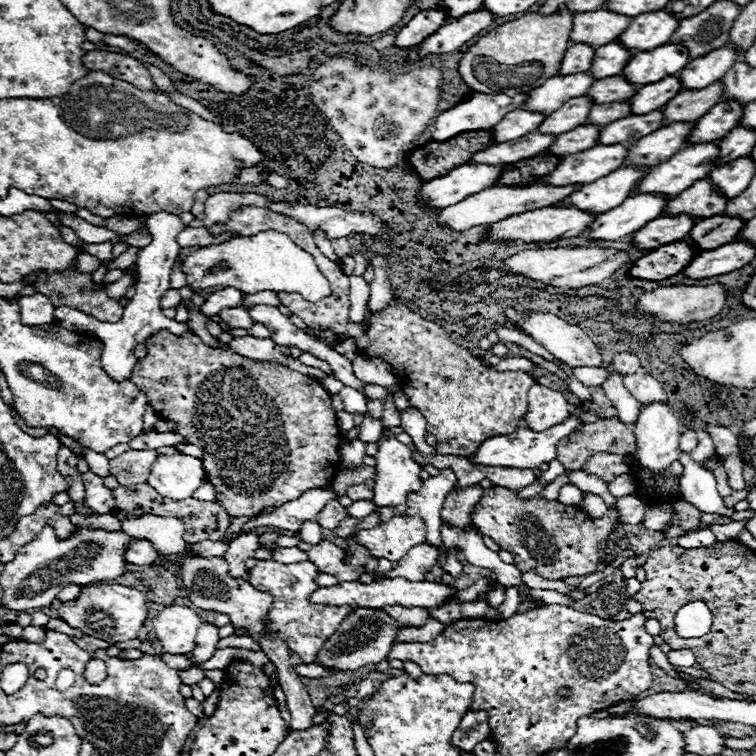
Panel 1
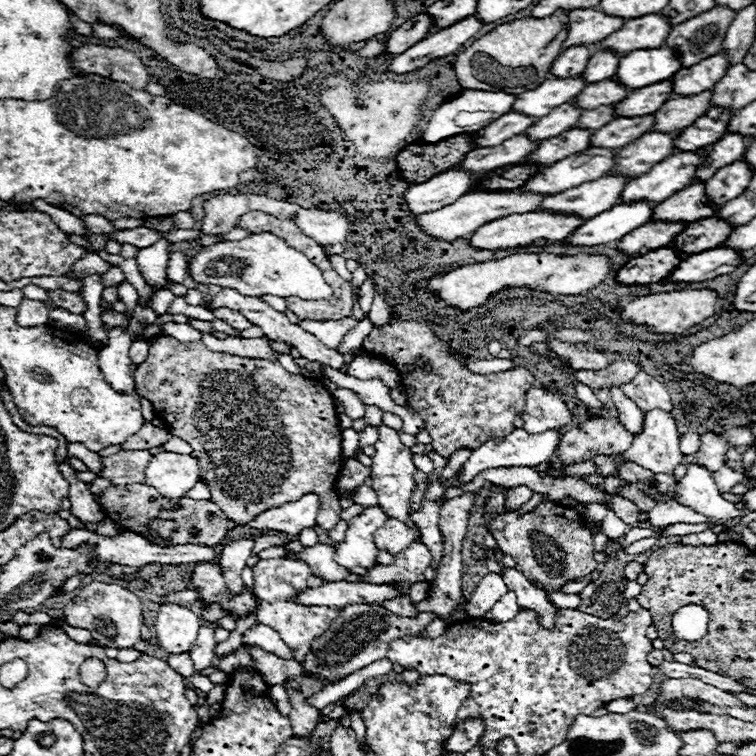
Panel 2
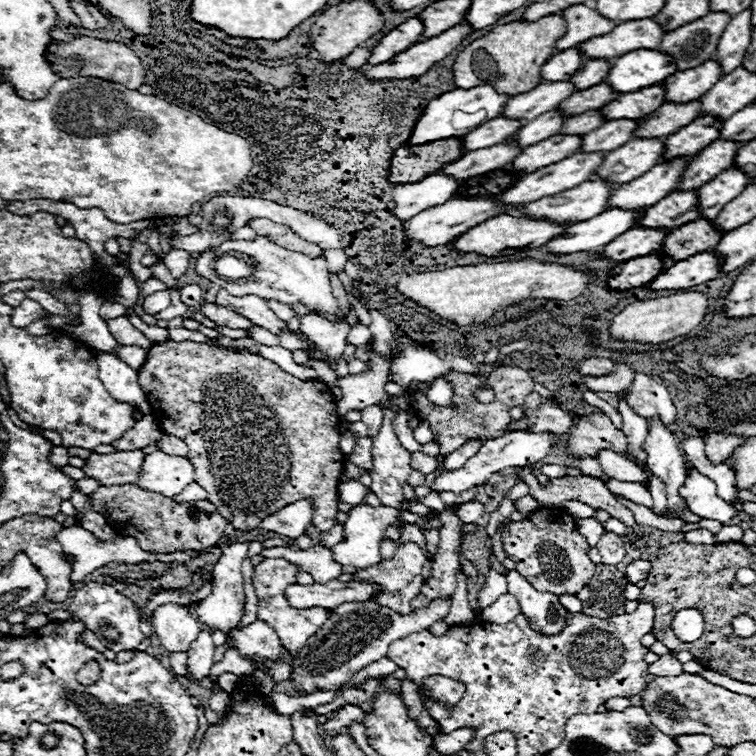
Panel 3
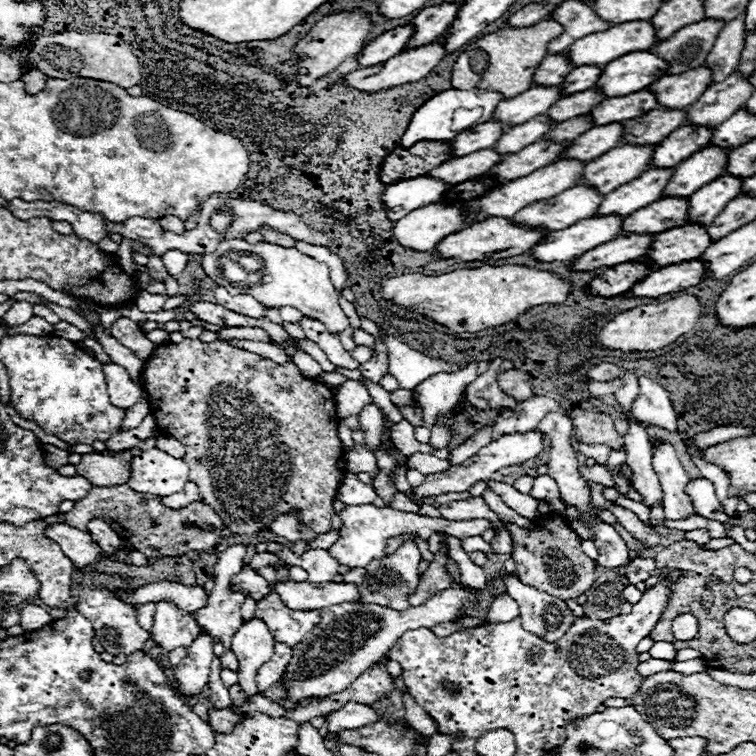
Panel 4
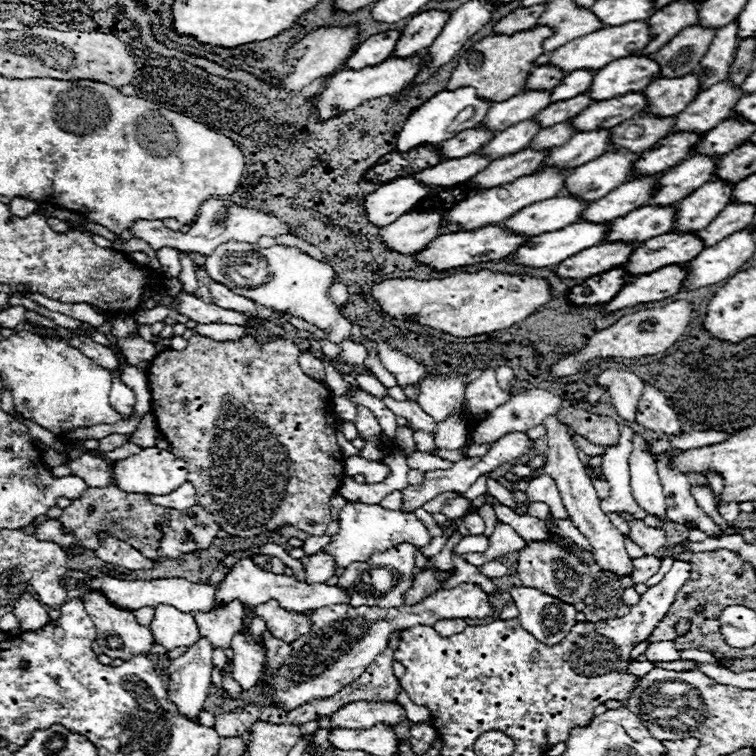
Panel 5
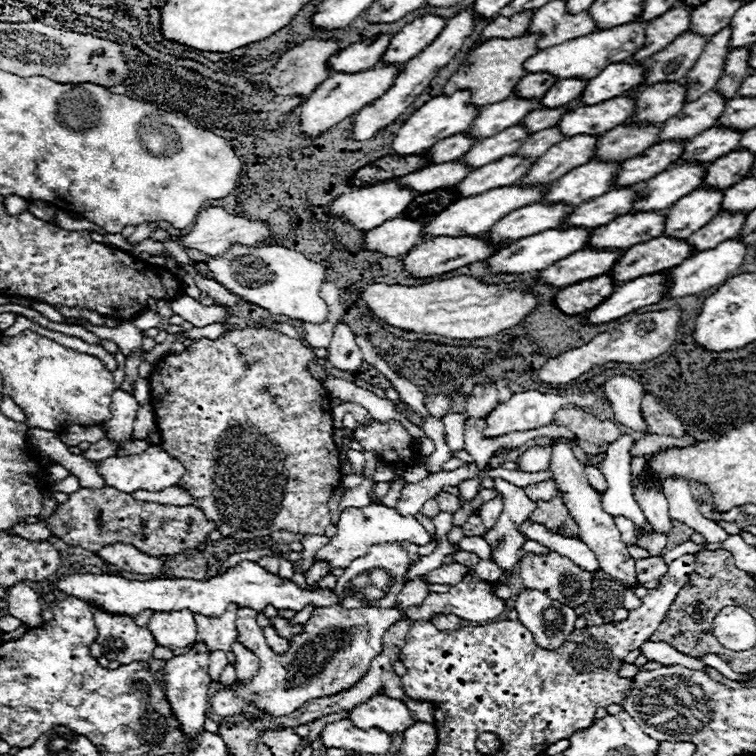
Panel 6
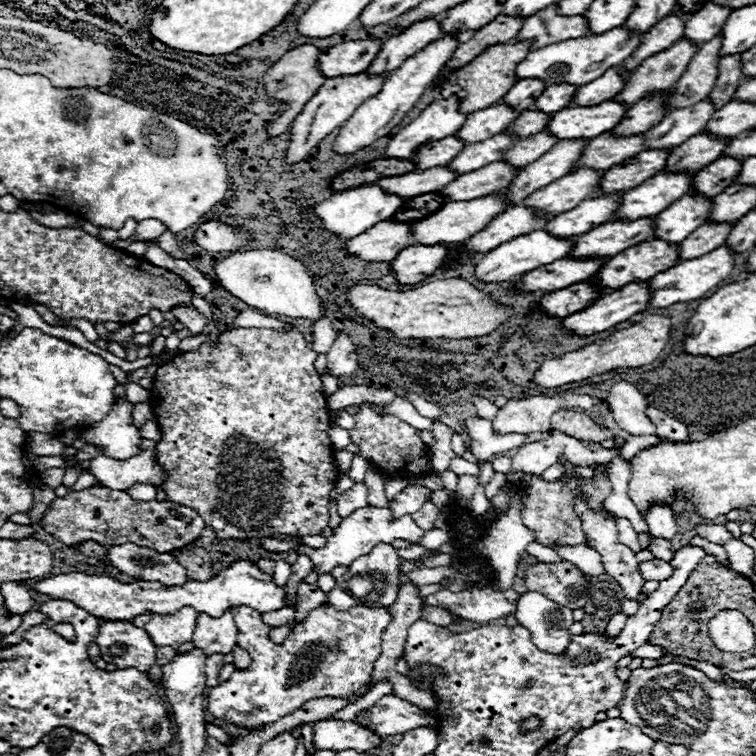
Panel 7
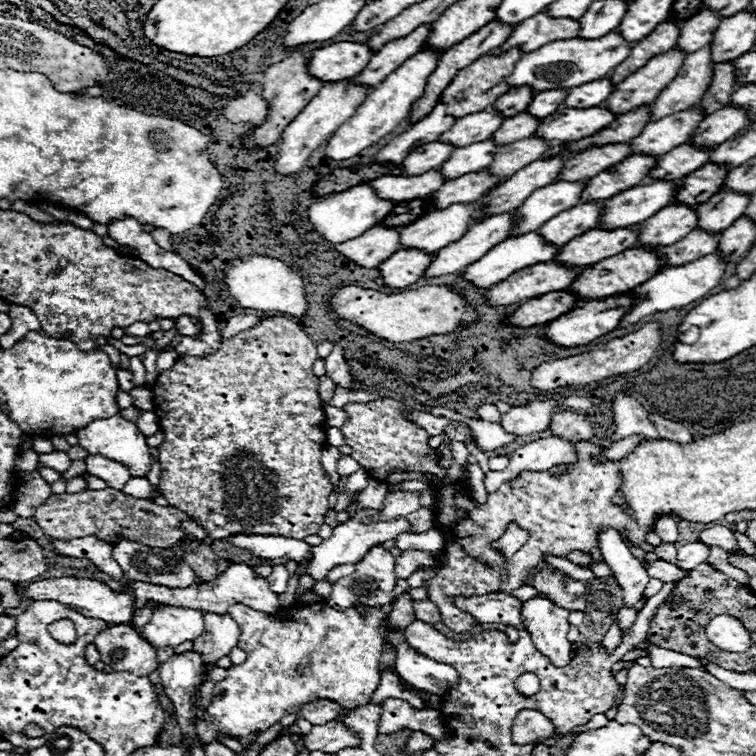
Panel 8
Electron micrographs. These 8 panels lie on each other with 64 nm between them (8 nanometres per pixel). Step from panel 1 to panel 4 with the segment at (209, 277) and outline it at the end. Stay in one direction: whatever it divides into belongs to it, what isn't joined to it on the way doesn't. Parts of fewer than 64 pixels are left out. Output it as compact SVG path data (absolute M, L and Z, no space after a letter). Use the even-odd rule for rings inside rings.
M224 240L216 248L216 252L204 256L202 268L204 268L206 276L210 276L216 284L226 286L226 290L230 290L230 294L250 294L258 302L262 302L264 306L272 306L272 308L292 306L298 312L302 312L302 316L322 322L328 328L330 334L340 334L340 332L344 332L348 328L348 318L344 316L344 312L342 312L342 308L338 304L336 288L330 282L330 268L324 262L318 262L318 260L298 252L296 248L284 248L284 246L268 244L268 242L248 244L244 240ZM230 252L258 254L264 260L264 282L262 284L250 284L250 286L238 286L234 282L228 282L226 278L222 278L220 258L230 254Z

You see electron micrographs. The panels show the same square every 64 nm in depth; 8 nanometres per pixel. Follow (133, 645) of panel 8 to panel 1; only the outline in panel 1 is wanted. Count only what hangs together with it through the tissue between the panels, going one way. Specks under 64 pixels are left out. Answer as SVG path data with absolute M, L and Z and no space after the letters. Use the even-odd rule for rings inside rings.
M90 584L84 586L74 600L64 602L58 612L58 618L70 624L72 628L78 628L84 634L100 638L104 642L126 642L134 640L138 636L138 630L144 626L146 598L142 592L122 584Z

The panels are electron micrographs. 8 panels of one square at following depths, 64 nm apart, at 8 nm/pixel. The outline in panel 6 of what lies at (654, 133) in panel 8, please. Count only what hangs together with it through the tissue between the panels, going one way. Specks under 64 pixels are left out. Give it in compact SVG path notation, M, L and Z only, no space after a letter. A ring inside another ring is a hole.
M710 90L710 94L704 94L702 98L698 98L698 102L686 104L678 114L668 118L662 124L656 142L690 140L696 134L712 128L716 118L724 110L724 104L724 98L716 90Z

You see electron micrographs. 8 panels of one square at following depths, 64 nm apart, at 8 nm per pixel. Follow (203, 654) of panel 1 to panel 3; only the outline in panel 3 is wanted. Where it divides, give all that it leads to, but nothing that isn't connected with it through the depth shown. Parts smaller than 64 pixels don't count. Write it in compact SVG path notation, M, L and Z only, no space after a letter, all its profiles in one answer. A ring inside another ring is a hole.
M202 630L202 634L190 644L188 648L188 674L192 676L194 682L202 682L204 678L210 676L212 668L212 656L214 656L214 644L212 644L212 634Z

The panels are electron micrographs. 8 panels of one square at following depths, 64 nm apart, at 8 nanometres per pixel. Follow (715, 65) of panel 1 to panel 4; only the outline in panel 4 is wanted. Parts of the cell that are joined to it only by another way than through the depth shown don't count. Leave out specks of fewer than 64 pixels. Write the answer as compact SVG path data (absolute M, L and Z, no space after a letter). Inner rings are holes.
M700 66L698 70L688 70L686 74L660 78L648 90L654 92L662 108L682 110L696 102L696 98L710 86L710 74L710 68Z

